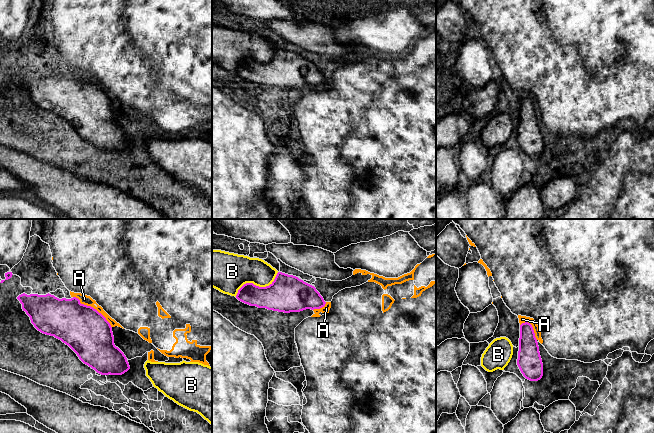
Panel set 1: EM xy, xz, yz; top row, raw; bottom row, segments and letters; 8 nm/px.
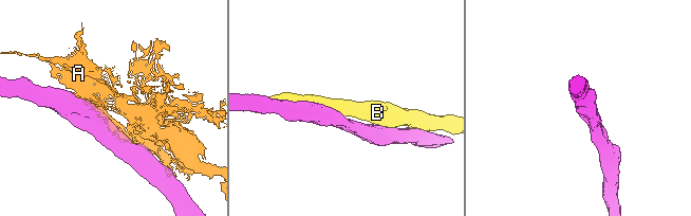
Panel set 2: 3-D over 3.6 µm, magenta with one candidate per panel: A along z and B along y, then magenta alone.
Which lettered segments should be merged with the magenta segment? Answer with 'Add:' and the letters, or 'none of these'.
Add: none of these

